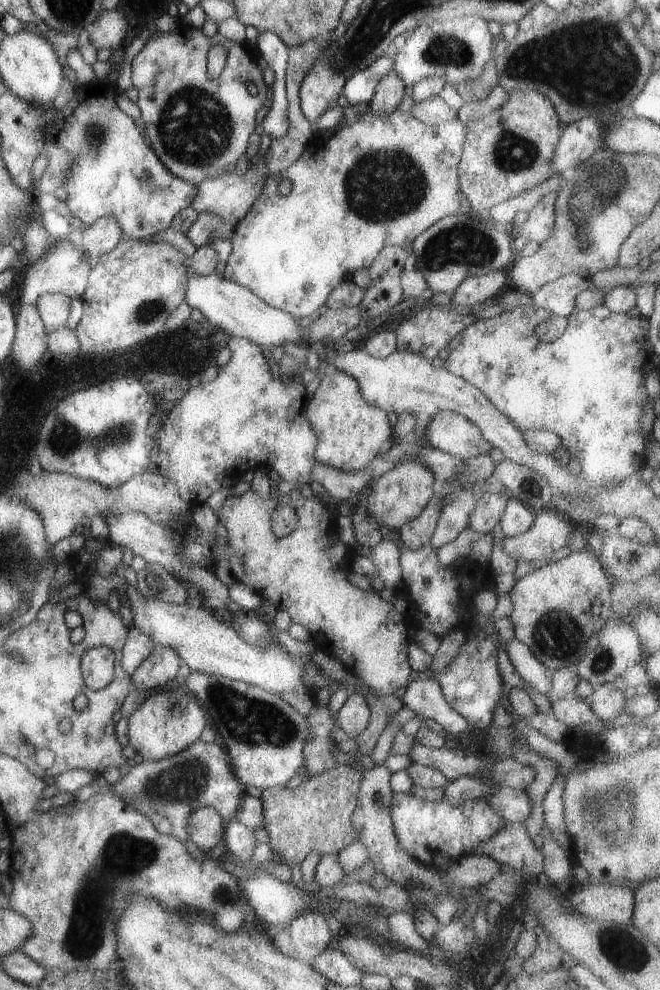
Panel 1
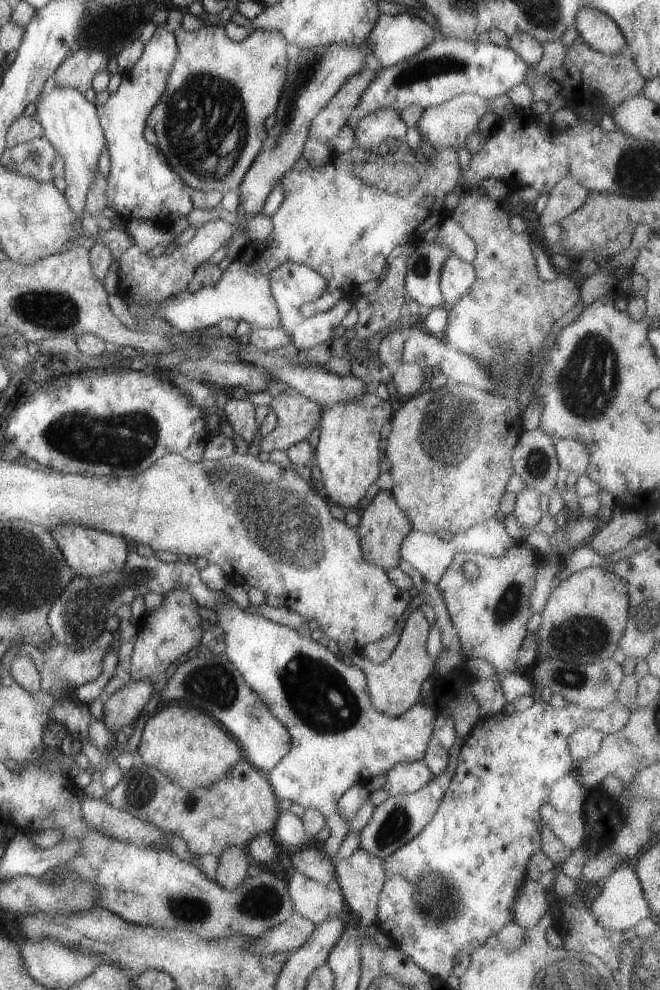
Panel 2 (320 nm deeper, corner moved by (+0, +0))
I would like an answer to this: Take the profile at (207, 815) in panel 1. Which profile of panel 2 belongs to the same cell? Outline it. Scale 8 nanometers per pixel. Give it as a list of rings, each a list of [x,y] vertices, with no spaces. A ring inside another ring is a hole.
[[[231,845],[225,847],[217,856],[218,863],[214,881],[223,888],[233,890],[237,888],[247,876],[247,857],[244,853],[244,846]]]

